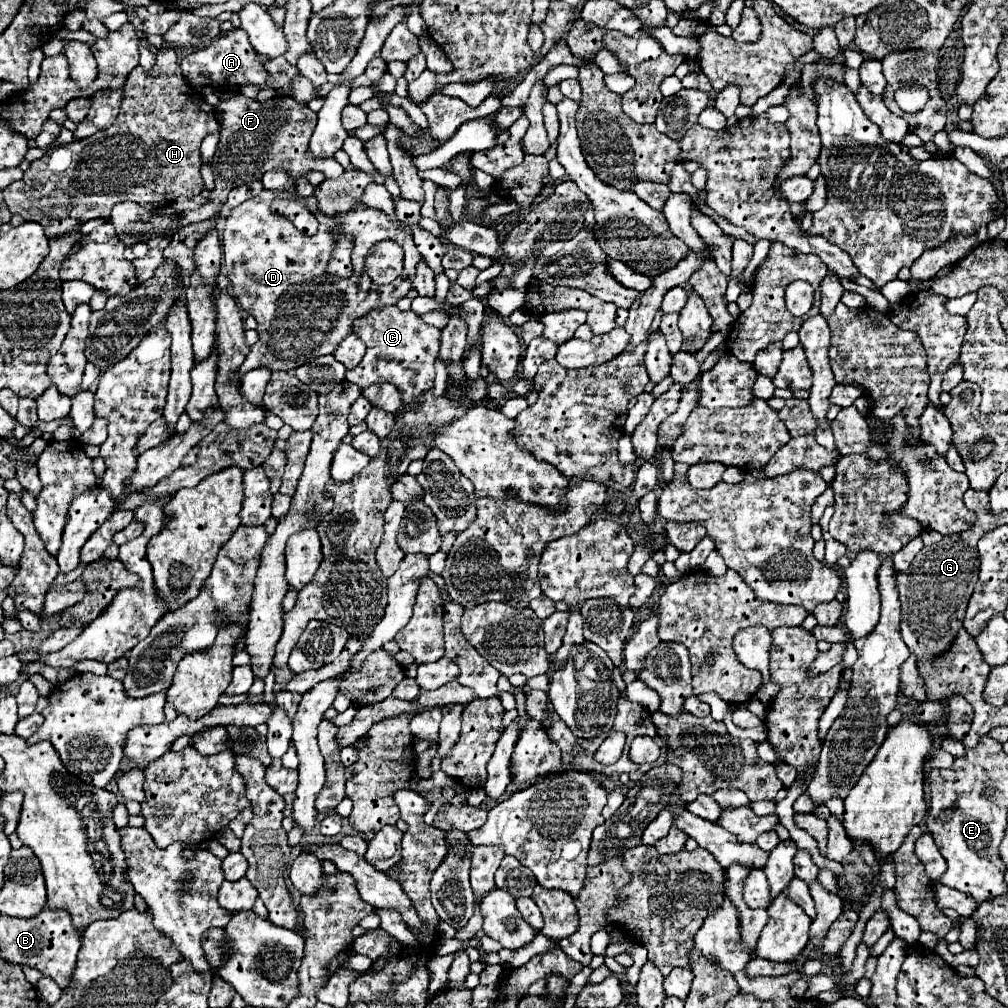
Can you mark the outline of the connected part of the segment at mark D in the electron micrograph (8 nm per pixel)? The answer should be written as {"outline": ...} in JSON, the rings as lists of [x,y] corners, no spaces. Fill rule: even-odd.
{"outline":[[[261,191],[257,197],[251,197],[239,207],[231,209],[225,219],[221,269],[229,277],[239,305],[257,319],[259,333],[259,341],[251,347],[243,365],[231,373],[237,379],[259,367],[267,367],[269,371],[293,371],[305,361],[333,353],[339,341],[353,333],[351,325],[357,319],[365,317],[371,309],[395,305],[411,291],[415,265],[421,261],[413,237],[391,223],[379,209],[359,205],[345,213],[345,221],[341,223],[339,219],[323,215],[317,209],[315,197],[301,199],[319,221],[319,231],[313,237],[307,237],[297,231],[285,215],[271,211],[275,197],[277,193],[273,191]],[[333,229],[341,235],[349,233],[353,237],[353,275],[349,279],[331,277],[325,271],[331,251],[337,247]],[[385,239],[391,239],[403,247],[403,275],[389,285],[375,285],[365,273],[363,263],[369,249]]]}

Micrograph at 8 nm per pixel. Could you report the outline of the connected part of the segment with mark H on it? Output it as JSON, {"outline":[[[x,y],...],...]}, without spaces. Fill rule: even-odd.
{"outline":[[[163,45],[157,53],[155,69],[147,73],[135,67],[129,73],[123,89],[125,93],[123,93],[121,113],[117,115],[115,123],[109,129],[49,149],[41,159],[31,161],[31,167],[23,173],[21,181],[13,181],[7,189],[3,189],[3,199],[9,211],[21,215],[25,221],[41,223],[49,239],[59,239],[61,235],[69,233],[71,229],[77,229],[89,219],[97,219],[97,217],[109,219],[111,207],[125,201],[127,197],[147,207],[149,211],[159,211],[171,205],[177,197],[181,195],[193,197],[199,195],[203,189],[203,177],[199,173],[201,167],[199,147],[205,135],[215,133],[219,129],[219,121],[217,121],[217,111],[209,103],[205,103],[205,99],[195,89],[191,95],[191,85],[181,75],[175,49]]]}

